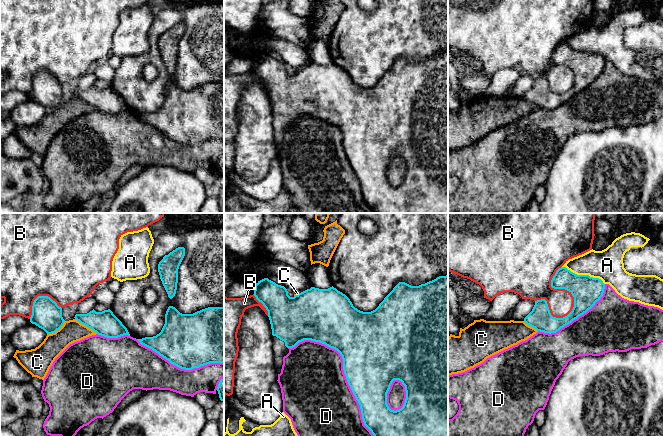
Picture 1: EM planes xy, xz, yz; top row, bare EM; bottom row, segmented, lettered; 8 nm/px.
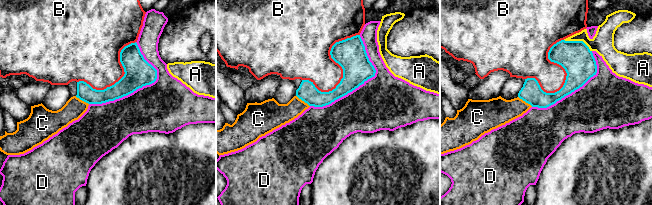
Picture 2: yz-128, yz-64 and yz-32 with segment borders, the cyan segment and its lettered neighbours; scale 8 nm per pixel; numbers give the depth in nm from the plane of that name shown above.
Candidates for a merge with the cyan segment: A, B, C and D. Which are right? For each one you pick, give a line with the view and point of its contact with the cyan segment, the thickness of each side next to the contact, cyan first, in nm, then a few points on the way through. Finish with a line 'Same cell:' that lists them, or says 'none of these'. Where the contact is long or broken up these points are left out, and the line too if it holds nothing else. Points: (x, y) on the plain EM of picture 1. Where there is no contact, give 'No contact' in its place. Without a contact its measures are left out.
Same cell: none of these

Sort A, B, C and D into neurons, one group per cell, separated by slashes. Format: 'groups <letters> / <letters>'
groups A / B / C / D

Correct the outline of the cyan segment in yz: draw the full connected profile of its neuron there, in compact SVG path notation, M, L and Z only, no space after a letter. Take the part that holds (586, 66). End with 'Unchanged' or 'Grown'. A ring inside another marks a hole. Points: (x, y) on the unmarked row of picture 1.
M566 43L559 44L551 56L554 65L565 65L574 73L572 87L563 94L553 93L545 75L535 77L532 87L524 98L544 109L556 109L564 102L591 85L603 72L605 60L599 54L577 51Z. Unchanged

